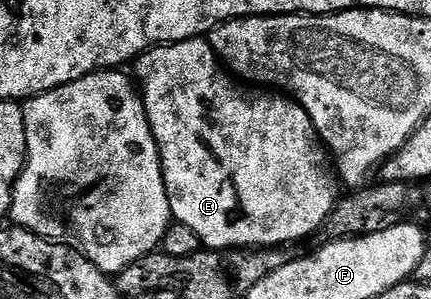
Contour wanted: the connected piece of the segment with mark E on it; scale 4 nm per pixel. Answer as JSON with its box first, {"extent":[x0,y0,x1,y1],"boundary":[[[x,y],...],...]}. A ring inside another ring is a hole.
{"extent":[135,38,335,248],"boundary":[[[205,38],[184,40],[174,44],[159,44],[155,48],[148,48],[142,56],[137,57],[135,67],[137,67],[135,80],[139,85],[141,99],[145,101],[145,113],[161,155],[161,173],[167,190],[167,198],[170,200],[172,219],[183,226],[191,226],[191,230],[195,230],[195,234],[205,248],[289,246],[297,242],[293,240],[305,240],[312,232],[320,233],[324,229],[325,221],[328,220],[335,203],[335,195],[333,196],[335,172],[328,159],[321,160],[322,149],[319,147],[319,137],[316,130],[313,129],[313,123],[307,110],[303,110],[301,104],[280,91],[262,90],[257,86],[246,86],[244,83],[238,82],[228,71],[223,70],[208,39]]]}

